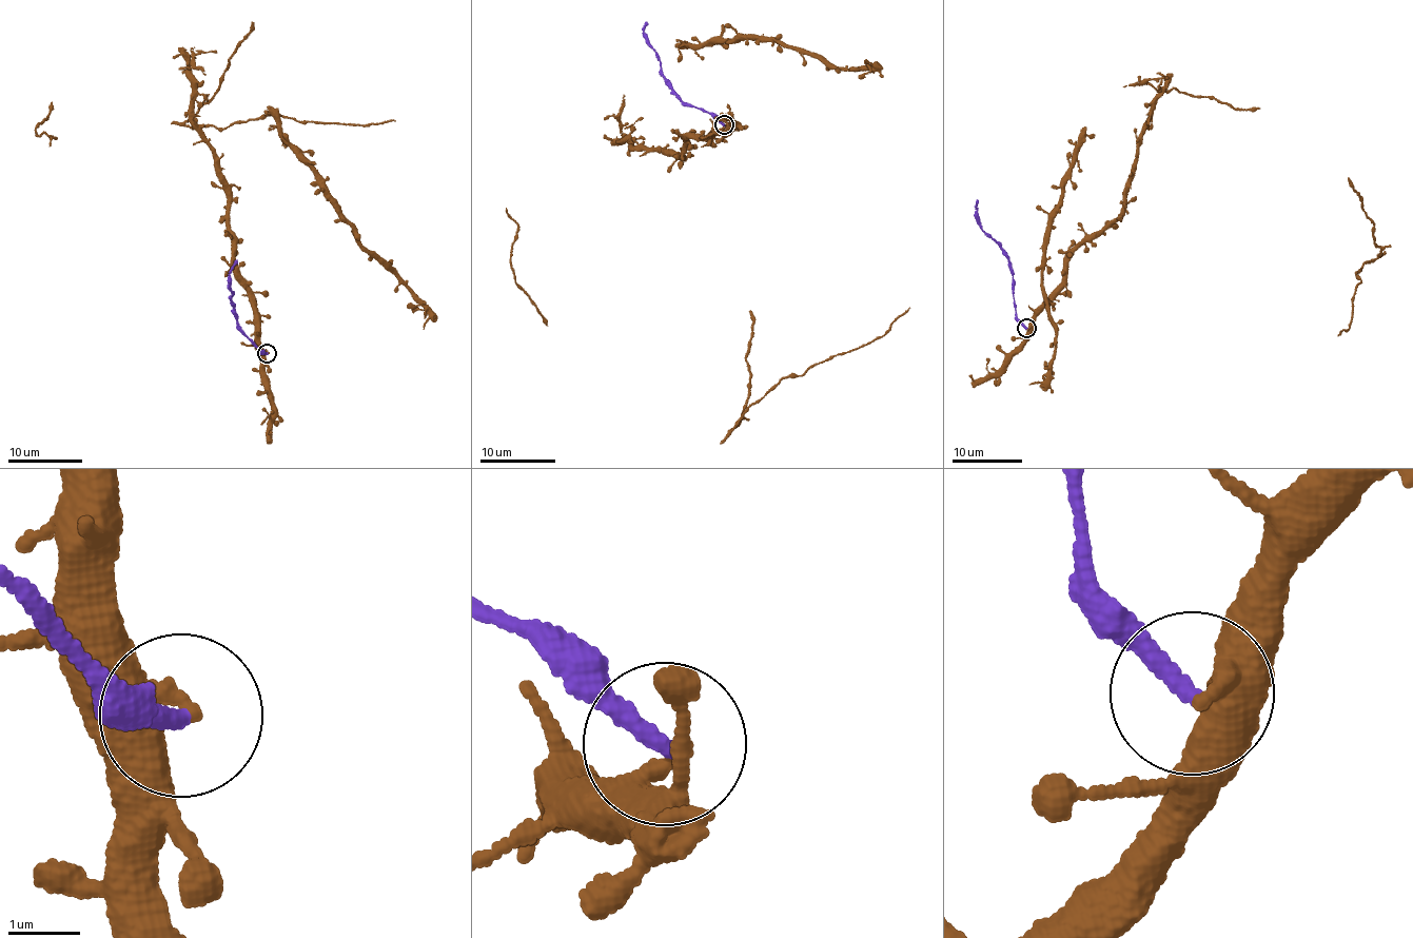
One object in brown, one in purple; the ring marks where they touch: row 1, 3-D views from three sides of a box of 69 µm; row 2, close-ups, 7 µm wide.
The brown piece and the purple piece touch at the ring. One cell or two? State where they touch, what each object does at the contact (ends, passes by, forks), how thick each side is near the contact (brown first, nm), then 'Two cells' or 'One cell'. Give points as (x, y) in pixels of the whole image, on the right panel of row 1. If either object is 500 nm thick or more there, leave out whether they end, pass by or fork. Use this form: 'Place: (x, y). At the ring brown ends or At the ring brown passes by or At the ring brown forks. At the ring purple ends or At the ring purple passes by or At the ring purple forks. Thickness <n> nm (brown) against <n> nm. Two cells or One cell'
Place: (1026, 328). At the ring brown ends. At the ring purple ends. Thickness 260 nm (brown) against 260 nm. Two cells

